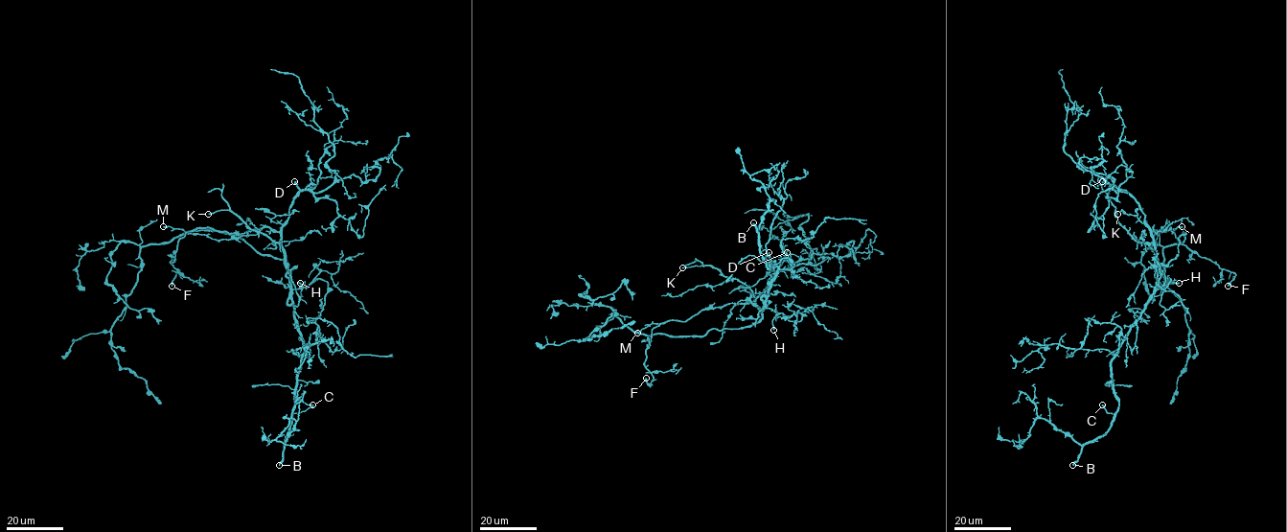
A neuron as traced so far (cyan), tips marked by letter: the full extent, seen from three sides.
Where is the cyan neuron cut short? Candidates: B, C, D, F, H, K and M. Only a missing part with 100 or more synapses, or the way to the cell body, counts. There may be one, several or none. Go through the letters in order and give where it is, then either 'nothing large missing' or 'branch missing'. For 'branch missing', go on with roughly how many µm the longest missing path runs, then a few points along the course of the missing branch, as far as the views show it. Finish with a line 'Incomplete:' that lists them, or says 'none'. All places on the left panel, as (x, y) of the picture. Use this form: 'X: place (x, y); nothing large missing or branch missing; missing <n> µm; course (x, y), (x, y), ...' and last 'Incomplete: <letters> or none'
B: place (279, 465); branch missing; missing 50 µm; course (279, 465), (279, 471), (266, 480), (255, 469), (241, 466), (233, 472), (216, 455), (223, 451), (224, 446)
C: place (312, 404); nothing large missing
D: place (294, 181); branch missing; missing 90 µm; course (294, 181), (287, 170), (311, 152), (323, 152), (330, 147), (317, 143), (352, 184), (371, 186)
F: place (172, 286); nothing large missing
H: place (300, 283); nothing large missing
K: place (208, 214); nothing large missing
M: place (163, 226); nothing large missing
Incomplete: B, D

